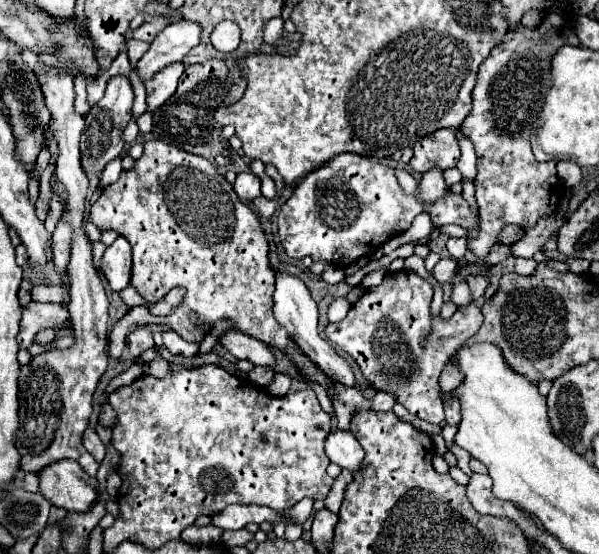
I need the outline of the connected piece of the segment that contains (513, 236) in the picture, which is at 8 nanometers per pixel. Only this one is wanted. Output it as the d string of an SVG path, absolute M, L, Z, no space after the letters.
M510 225L505 226L499 236L498 240L502 242L503 245L511 246L512 244L515 244L516 241L519 241L522 239L522 236L524 236L525 233L520 230L520 228L517 225Z

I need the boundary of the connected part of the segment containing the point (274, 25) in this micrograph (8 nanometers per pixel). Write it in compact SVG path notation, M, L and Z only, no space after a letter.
M272 18L270 22L266 22L266 26L264 26L264 42L268 42L270 46L276 46L276 42L280 38L280 32L282 32L282 26L284 26L282 18Z

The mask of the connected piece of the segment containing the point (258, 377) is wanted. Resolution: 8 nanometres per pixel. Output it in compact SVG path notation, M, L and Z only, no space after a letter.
M252 368L250 378L256 386L266 386L268 382L272 382L274 374L272 374L272 370L266 370L266 368Z

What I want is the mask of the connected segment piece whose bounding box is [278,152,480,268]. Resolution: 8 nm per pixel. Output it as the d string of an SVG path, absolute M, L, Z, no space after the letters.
M354 152L338 154L328 162L328 166L322 166L322 170L310 172L282 206L278 214L280 244L294 260L312 256L314 260L326 260L338 268L346 268L362 256L372 256L386 240L406 232L412 220L422 212L430 212L434 226L438 228L456 224L468 232L478 230L480 214L472 210L462 194L448 190L446 196L420 204L418 192L420 190L406 194L390 166L372 162Z

